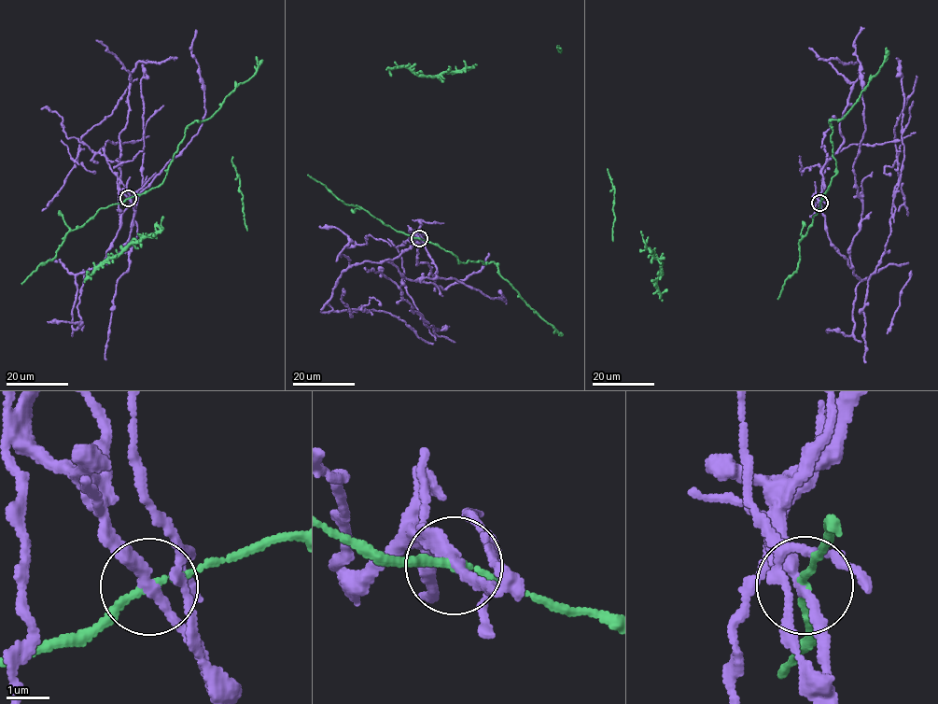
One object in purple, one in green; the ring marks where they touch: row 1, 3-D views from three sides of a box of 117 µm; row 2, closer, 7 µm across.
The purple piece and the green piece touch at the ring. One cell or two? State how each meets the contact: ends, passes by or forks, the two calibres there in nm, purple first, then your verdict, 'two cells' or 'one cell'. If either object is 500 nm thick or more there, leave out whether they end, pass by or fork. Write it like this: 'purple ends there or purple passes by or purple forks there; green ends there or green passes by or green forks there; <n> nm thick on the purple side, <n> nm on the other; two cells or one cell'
purple passes by; green passes by; 260 nm thick on the purple side, 170 nm on the other; two cells

